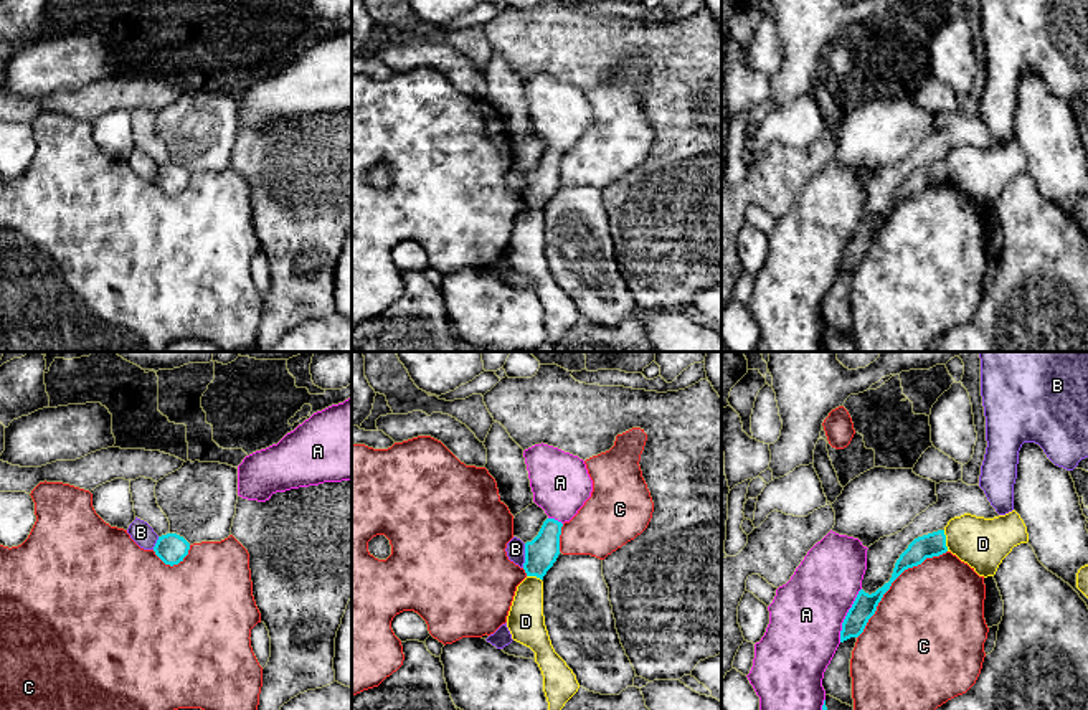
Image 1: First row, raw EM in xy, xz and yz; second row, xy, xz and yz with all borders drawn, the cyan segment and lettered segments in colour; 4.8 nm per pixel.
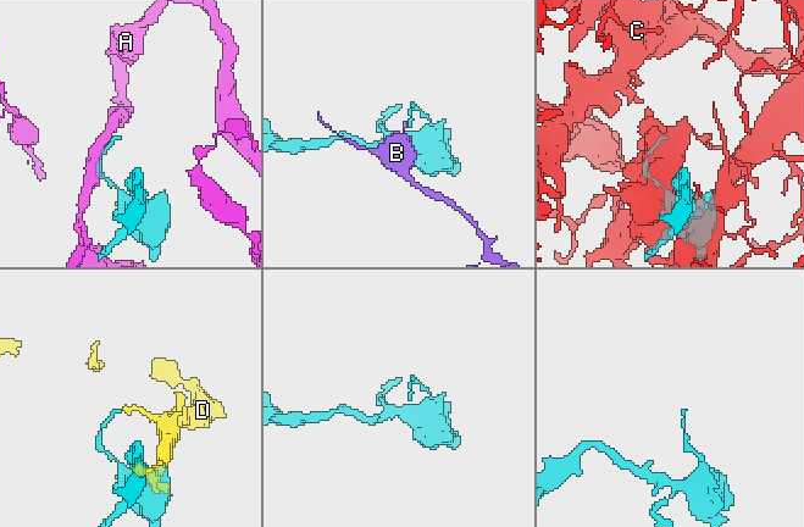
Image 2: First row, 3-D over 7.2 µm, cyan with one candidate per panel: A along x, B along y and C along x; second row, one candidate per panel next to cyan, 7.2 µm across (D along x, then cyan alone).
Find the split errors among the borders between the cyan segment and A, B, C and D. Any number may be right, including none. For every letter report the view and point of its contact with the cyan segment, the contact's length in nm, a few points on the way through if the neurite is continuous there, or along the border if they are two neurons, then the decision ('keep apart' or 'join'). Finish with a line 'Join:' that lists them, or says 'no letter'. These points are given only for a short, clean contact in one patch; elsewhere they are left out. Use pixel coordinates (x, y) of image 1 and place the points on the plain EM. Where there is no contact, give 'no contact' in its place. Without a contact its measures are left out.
A: contact yz (847, 245); length 280 nm; keep apart
B: contact xz (525, 185); length 120 nm; border xz (525, 174), (525, 192), (522, 197); keep apart
C: contact yz (892, 212); length 600 nm; keep apart
D: contact yz (945, 170); length 110 nm; keep apart
Join: no letter

